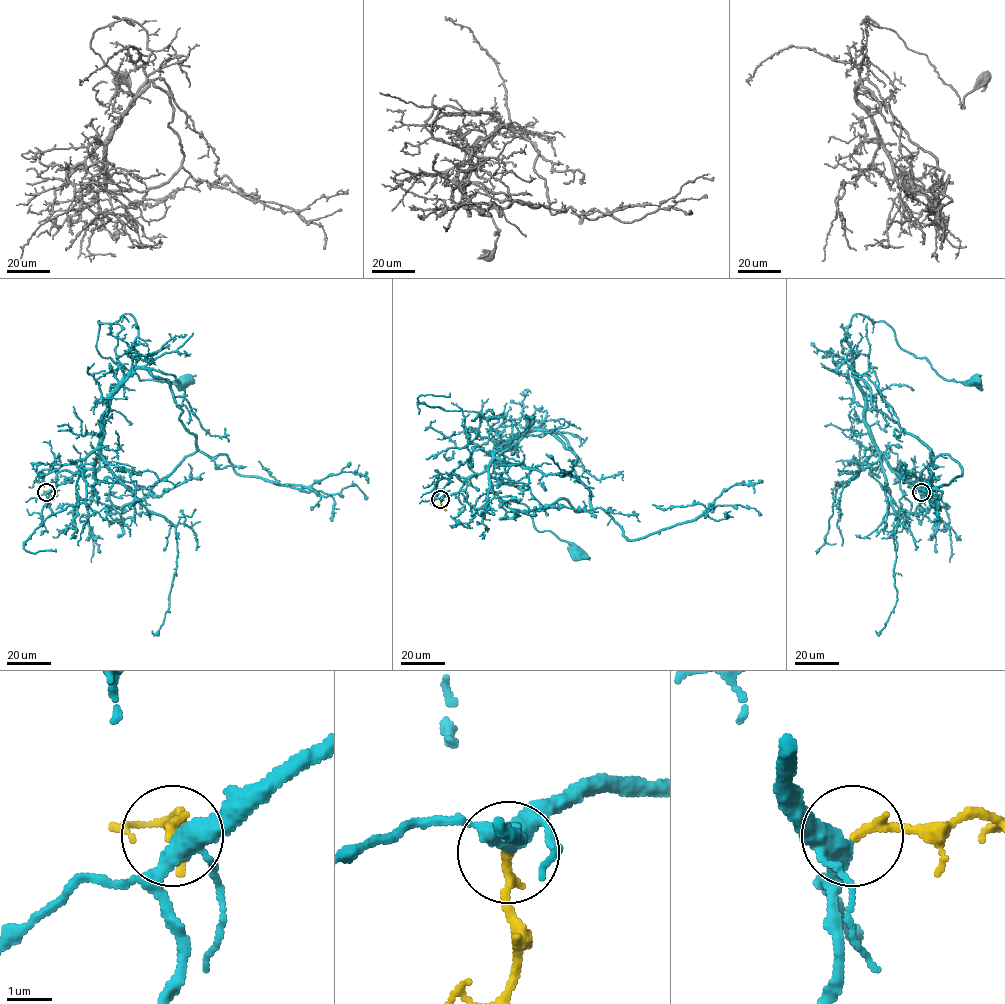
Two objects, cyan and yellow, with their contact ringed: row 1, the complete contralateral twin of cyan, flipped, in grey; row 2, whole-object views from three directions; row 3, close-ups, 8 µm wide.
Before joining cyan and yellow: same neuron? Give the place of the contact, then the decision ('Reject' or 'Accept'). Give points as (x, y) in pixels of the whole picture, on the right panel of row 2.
Place: (921, 492). Accept

